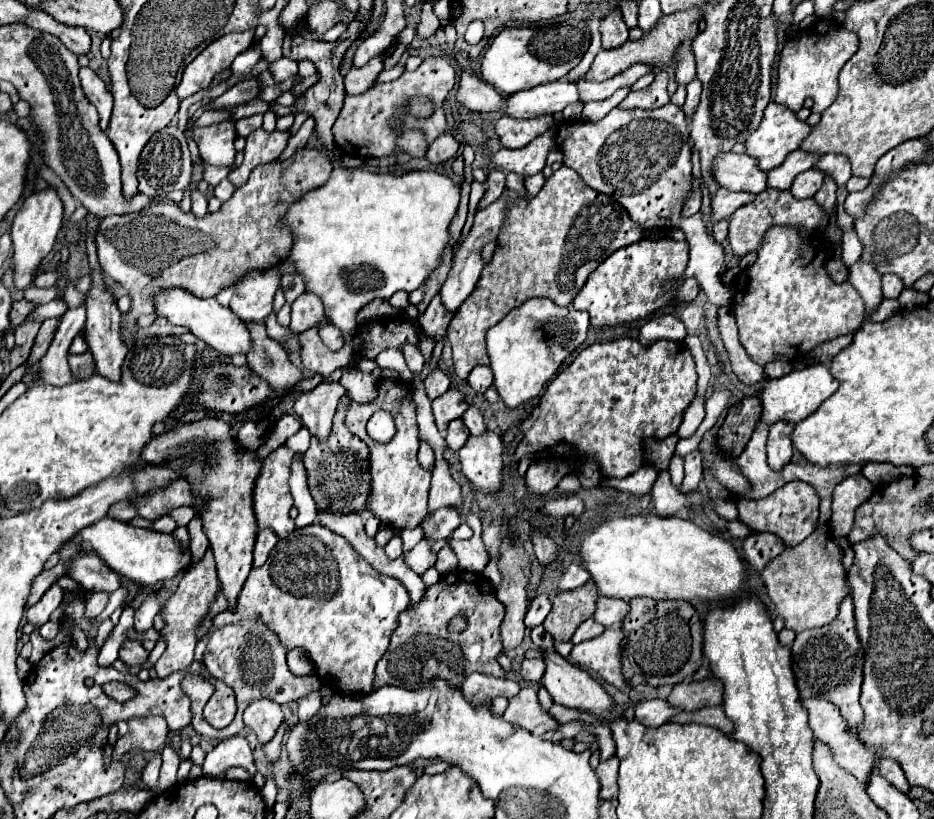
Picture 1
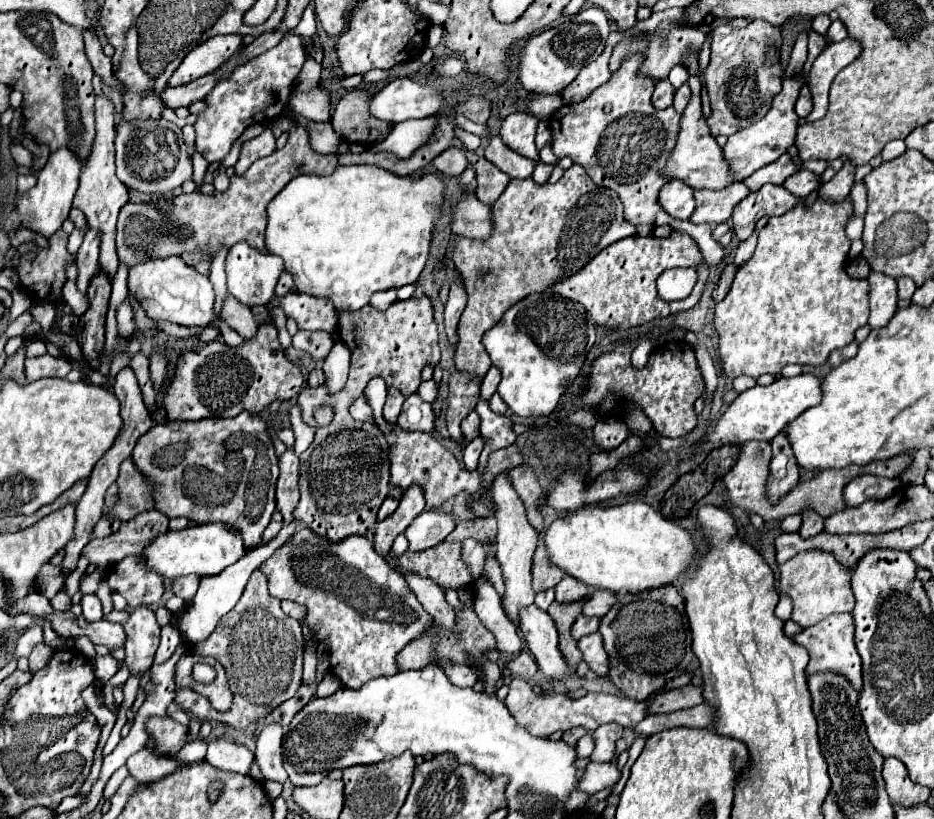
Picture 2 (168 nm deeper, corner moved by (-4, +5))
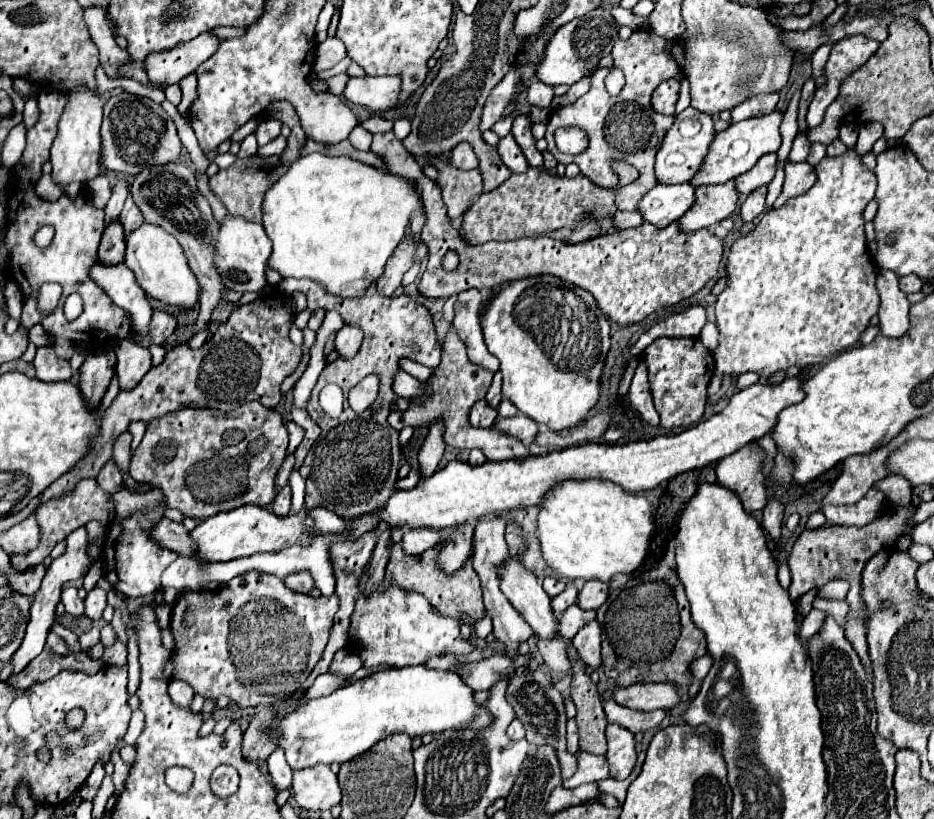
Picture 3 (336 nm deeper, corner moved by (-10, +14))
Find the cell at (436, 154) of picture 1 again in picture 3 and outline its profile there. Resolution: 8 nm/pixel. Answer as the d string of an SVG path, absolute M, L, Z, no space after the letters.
M460 142L452 152L450 152L450 162L452 166L460 170L474 170L478 168L478 158L468 142Z

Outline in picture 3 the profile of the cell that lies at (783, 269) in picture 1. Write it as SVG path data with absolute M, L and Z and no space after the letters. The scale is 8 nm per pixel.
M848 148L842 156L838 158L830 158L826 156L818 166L816 166L816 174L818 180L816 184L810 188L810 192L788 200L784 206L780 208L772 208L766 214L762 214L762 220L756 224L756 228L740 238L734 240L730 254L728 254L728 262L726 262L726 288L720 292L718 300L716 300L716 326L720 330L718 336L718 346L714 350L714 360L716 360L716 374L722 376L740 376L746 372L756 372L758 376L772 376L780 370L788 370L790 366L810 366L810 364L818 364L824 362L826 358L830 358L832 354L838 354L840 350L846 350L850 346L854 346L860 338L860 334L868 328L870 318L878 312L878 290L876 290L876 266L868 254L866 248L866 238L864 238L864 218L862 212L866 208L866 204L874 198L876 192L876 176L872 170L866 170L866 166L862 164L862 160L858 158L858 152L854 148Z

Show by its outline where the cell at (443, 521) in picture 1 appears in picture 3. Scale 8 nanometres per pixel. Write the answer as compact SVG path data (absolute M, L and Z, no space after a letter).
M406 530L402 536L404 554L418 556L426 552L428 548L434 546L434 542L438 542L438 534L440 530Z

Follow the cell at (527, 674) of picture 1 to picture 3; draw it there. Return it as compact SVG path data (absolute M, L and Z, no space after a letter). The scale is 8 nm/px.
M492 656L480 662L460 662L456 666L458 676L472 688L472 690L488 690L502 674L508 674L524 664L528 664L530 656L516 656L510 660L506 656Z

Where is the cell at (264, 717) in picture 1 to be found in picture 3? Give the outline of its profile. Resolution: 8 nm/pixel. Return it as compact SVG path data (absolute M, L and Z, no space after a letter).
M276 748L268 758L268 772L276 790L288 790L292 784L292 768L288 766L282 748Z

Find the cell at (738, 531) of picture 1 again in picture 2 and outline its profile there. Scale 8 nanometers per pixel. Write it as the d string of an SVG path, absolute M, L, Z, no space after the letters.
M788 515L780 519L780 529L788 531L788 533L796 533L800 527L800 515Z

